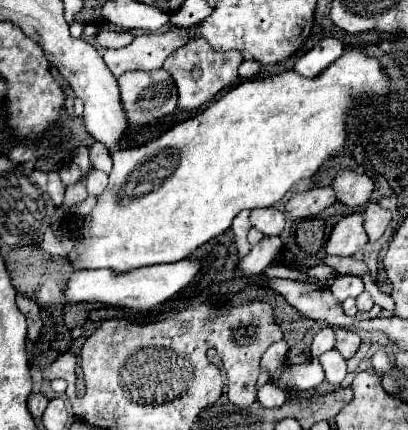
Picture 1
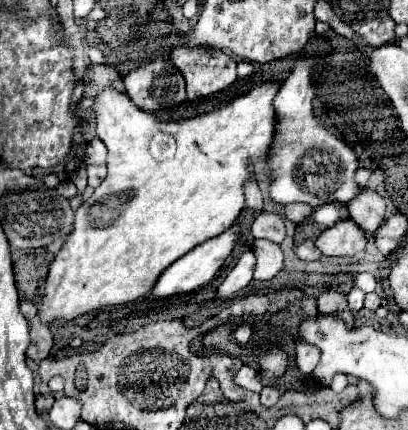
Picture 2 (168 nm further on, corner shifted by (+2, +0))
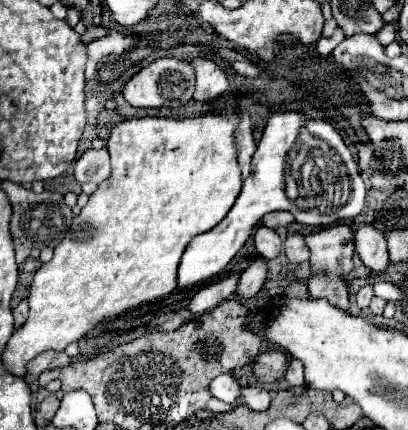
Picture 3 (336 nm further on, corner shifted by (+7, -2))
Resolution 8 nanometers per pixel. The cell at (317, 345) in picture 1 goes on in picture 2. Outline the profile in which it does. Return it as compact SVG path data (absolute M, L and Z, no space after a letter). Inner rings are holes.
M305 342L297 344L295 360L297 360L297 366L301 372L311 374L319 362L319 356L321 356L321 352L317 352L317 348L313 348L313 344L305 344Z

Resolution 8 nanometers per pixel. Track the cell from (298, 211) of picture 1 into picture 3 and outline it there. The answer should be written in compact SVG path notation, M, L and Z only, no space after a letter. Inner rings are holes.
M270 212L262 218L262 224L266 228L272 228L272 230L276 230L278 226L288 226L292 222L294 222L294 218L292 218L290 212Z

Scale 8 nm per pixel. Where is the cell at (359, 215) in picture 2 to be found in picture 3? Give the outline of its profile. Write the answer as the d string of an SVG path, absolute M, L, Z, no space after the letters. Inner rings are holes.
M362 226L362 228L356 230L356 252L358 252L360 260L374 274L384 272L388 268L388 264L390 264L386 238L374 226Z

